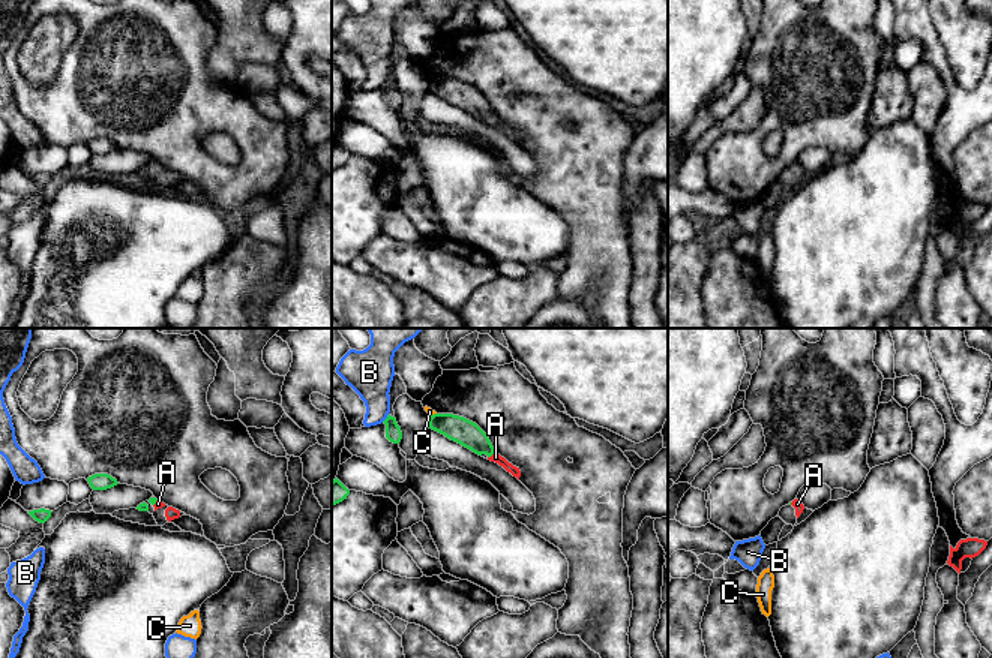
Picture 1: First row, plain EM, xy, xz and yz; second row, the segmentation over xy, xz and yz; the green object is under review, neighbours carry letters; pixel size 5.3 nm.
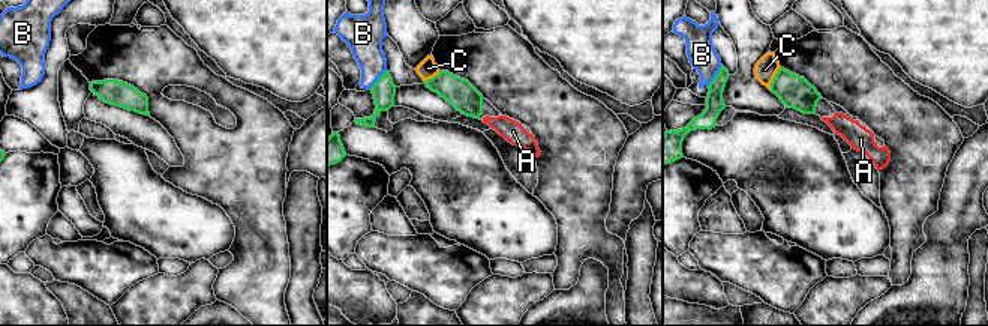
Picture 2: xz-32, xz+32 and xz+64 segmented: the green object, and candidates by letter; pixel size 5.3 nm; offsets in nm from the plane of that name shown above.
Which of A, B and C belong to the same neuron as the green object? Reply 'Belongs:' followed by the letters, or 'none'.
Belongs: A

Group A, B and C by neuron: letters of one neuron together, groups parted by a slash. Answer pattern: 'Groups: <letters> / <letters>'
Groups: A / B / C

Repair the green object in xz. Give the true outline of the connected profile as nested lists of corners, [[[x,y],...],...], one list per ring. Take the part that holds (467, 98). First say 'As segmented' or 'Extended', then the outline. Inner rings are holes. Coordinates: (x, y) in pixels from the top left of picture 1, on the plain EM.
Extended. [[[434,78],[429,82],[429,93],[444,99],[450,105],[461,108],[479,120],[486,118],[488,124],[498,127],[519,144],[519,132],[509,127],[494,114],[488,99],[476,87],[453,78]]]

